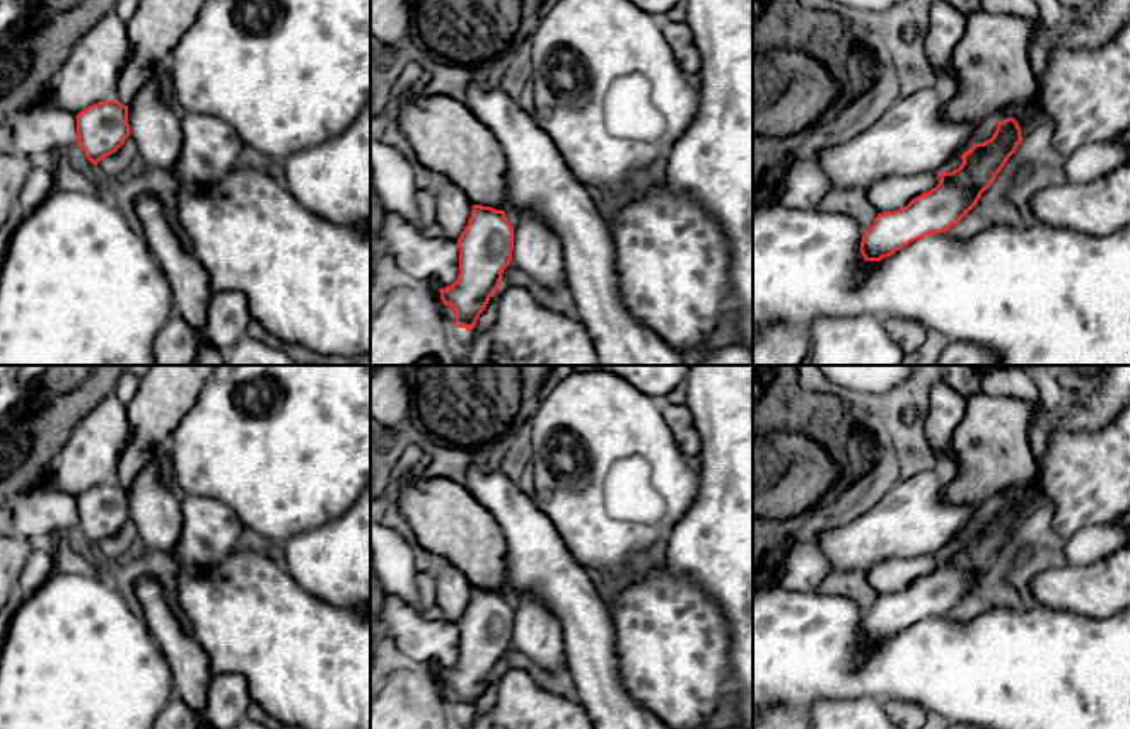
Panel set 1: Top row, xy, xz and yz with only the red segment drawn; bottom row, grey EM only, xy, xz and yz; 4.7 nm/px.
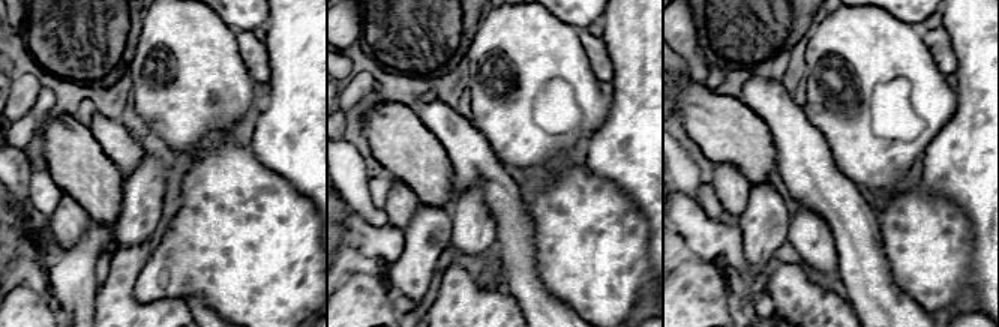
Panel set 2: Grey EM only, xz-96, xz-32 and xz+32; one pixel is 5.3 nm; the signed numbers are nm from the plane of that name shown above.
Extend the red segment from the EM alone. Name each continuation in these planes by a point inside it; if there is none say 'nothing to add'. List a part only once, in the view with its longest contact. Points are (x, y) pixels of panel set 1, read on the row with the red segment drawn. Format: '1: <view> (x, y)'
nothing to add

